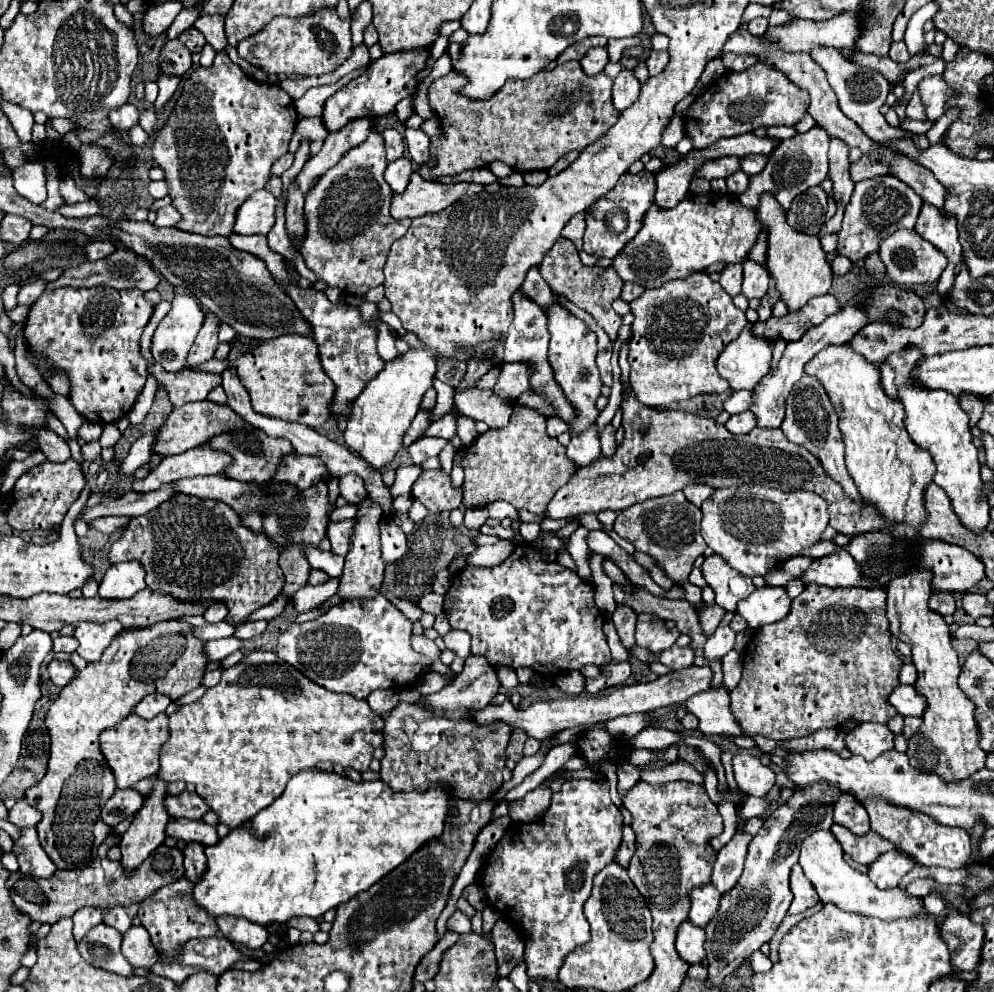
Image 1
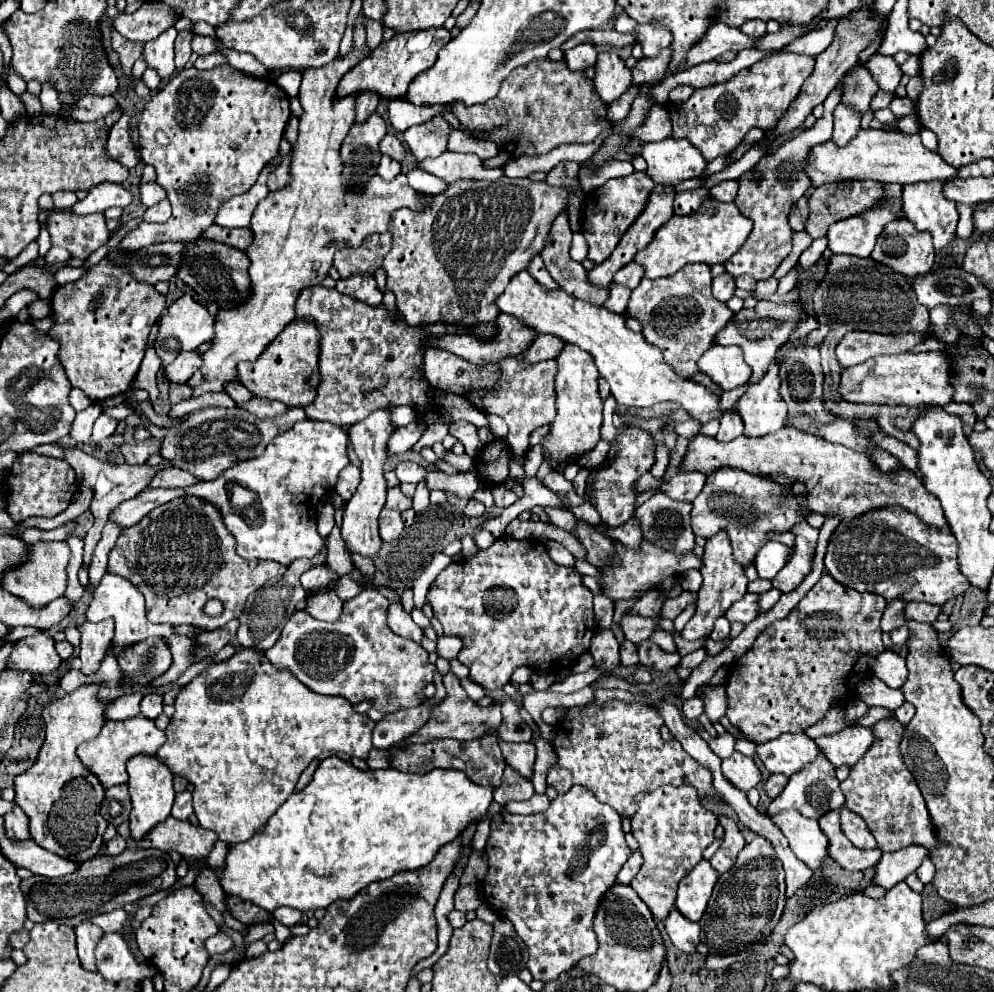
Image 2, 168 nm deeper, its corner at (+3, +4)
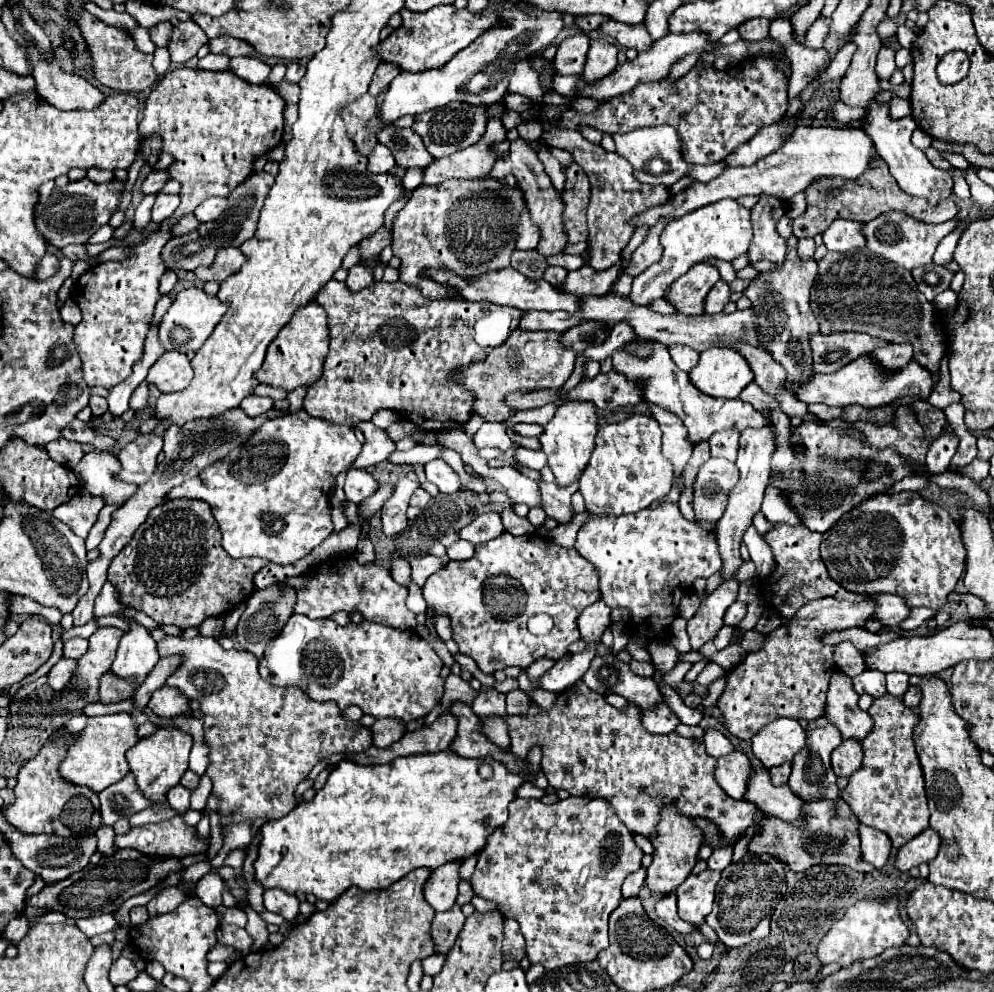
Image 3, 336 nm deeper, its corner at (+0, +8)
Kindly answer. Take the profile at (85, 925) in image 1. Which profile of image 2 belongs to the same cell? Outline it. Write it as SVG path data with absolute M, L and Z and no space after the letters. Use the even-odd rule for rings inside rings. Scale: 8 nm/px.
M87 919L75 927L75 935L77 935L77 951L83 963L83 969L97 971L95 969L95 945L99 943L99 937L103 937L103 929L99 929Z

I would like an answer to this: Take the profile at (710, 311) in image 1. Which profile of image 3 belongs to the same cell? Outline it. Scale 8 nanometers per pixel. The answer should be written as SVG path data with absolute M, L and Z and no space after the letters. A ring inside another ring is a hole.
M698 263L688 269L682 277L678 277L670 289L666 291L664 299L674 305L676 313L694 317L704 315L704 299L708 291L714 287L714 283L720 279L720 273L710 263Z

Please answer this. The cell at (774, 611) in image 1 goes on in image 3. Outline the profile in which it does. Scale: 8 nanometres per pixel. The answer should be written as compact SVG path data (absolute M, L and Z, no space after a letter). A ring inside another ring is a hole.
M734 601L734 603L728 607L726 615L724 615L724 623L736 627L736 625L746 617L746 607L748 607L748 605L742 603L742 601Z

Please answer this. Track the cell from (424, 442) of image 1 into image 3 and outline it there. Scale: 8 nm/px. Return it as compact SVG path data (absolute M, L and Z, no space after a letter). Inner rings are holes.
M434 459L434 461L426 463L424 469L426 469L428 481L432 481L442 493L454 493L460 489L460 479L446 461Z

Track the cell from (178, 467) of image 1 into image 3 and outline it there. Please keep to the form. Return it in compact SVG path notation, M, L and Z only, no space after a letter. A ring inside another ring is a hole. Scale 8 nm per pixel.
M92 451L80 459L80 463L74 467L74 473L80 479L82 487L92 495L102 495L106 505L124 505L138 487L120 481L120 469L122 465L114 453Z

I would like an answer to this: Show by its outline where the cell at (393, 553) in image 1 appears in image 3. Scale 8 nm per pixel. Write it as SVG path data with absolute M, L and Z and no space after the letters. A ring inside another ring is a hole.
M402 477L396 485L394 495L384 503L380 515L382 515L382 531L388 537L400 533L408 525L408 517L406 517L408 499L416 489L418 489L418 483L410 481L408 477Z

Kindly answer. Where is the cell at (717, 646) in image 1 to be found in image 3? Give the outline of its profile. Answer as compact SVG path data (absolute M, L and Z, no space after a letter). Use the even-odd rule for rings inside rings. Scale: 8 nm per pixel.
M678 663L674 669L670 669L664 677L662 677L662 683L666 683L666 685L670 685L670 687L678 687L680 683L682 683L682 679L684 679L684 675L688 673L692 669L692 663Z

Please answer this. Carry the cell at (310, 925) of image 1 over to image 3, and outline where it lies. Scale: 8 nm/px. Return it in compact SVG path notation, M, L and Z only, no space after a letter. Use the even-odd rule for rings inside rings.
M270 889L270 893L264 893L264 907L272 913L282 915L288 921L298 915L298 905L300 905L298 897L290 897L280 889Z

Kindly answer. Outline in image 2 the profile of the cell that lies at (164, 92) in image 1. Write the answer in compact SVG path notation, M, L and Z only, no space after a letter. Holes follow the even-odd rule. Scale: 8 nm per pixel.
M171 27L161 33L161 37L147 41L143 49L143 57L149 67L157 69L161 79L167 79L173 75L175 65L173 65L173 41L177 37L177 31Z

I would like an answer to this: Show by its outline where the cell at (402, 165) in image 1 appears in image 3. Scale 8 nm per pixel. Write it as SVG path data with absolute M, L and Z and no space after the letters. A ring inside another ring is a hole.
M376 145L376 149L368 155L368 169L372 173L390 173L396 167L394 157L390 155L390 149L384 145Z

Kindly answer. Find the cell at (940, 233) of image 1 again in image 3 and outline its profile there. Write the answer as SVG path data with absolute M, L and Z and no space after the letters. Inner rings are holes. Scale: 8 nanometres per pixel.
M872 101L870 107L868 107L868 115L866 115L864 121L866 121L866 127L864 129L866 129L866 133L870 133L870 137L872 137L874 145L876 145L878 155L888 163L890 173L896 177L896 181L898 181L898 185L902 187L904 193L908 193L912 197L922 197L930 205L938 205L942 199L952 197L954 177L958 177L958 175L960 177L966 177L968 175L968 171L962 171L962 169L956 169L956 167L952 167L948 171L936 169L928 161L928 157L920 149L916 149L912 145L910 137L912 137L912 131L918 127L912 117L902 117L902 119L894 121L888 115L888 105L876 105Z

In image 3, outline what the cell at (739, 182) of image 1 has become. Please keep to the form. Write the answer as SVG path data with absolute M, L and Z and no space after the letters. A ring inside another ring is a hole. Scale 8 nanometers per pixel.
M560 127L550 129L550 131L542 133L542 139L552 147L570 151L574 155L576 163L582 165L584 173L588 175L590 185L592 185L590 205L588 205L588 229L590 229L588 263L594 269L608 269L610 265L614 265L620 259L620 251L628 245L628 241L634 233L634 225L630 221L636 219L646 209L668 201L668 197L670 197L668 187L640 183L634 177L632 165L624 157L620 157L618 153L604 151L600 145L590 143L574 129L560 129Z

